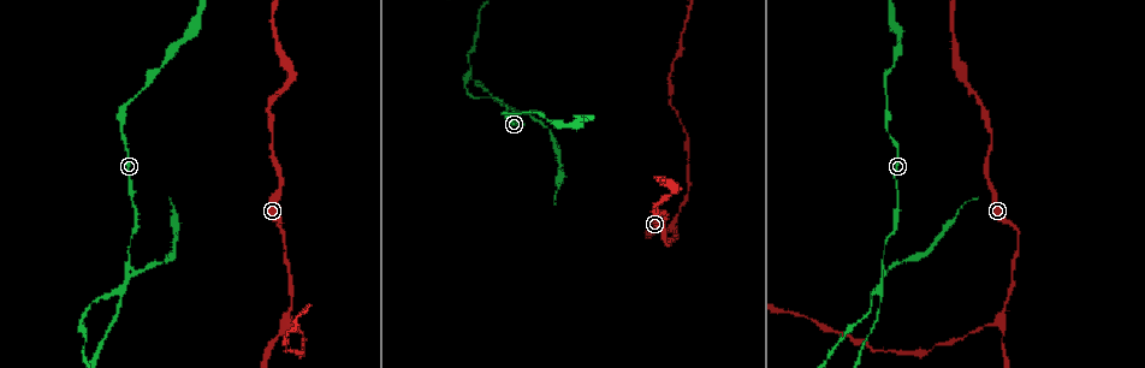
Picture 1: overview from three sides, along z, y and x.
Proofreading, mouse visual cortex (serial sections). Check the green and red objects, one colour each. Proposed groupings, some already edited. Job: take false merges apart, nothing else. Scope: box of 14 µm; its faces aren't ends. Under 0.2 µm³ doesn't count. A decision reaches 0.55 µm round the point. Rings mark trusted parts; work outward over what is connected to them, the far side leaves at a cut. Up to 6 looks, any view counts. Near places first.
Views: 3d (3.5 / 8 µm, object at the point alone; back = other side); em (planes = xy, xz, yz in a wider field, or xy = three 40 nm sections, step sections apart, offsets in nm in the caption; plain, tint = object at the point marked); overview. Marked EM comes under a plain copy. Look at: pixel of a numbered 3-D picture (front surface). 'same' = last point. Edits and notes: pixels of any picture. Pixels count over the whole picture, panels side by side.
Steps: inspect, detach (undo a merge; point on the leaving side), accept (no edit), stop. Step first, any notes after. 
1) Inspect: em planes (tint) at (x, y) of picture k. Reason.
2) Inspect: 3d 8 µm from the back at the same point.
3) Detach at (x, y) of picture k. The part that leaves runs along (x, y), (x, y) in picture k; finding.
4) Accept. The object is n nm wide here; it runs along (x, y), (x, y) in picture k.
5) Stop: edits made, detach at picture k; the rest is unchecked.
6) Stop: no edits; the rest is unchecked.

Inspect: 3d 3.5 µm at (879, 286) of picture 1. A fork.

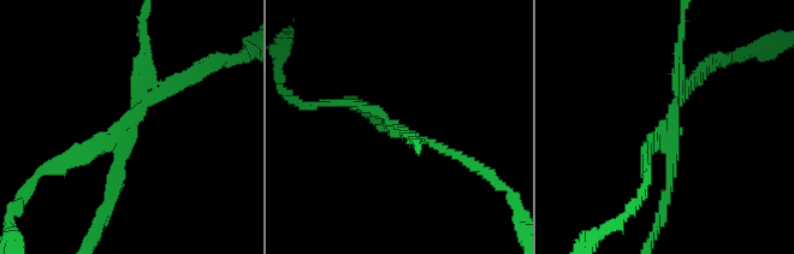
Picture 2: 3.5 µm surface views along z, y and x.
Inspect: em xy step 5 (tint) at (672, 123) of picture 2.

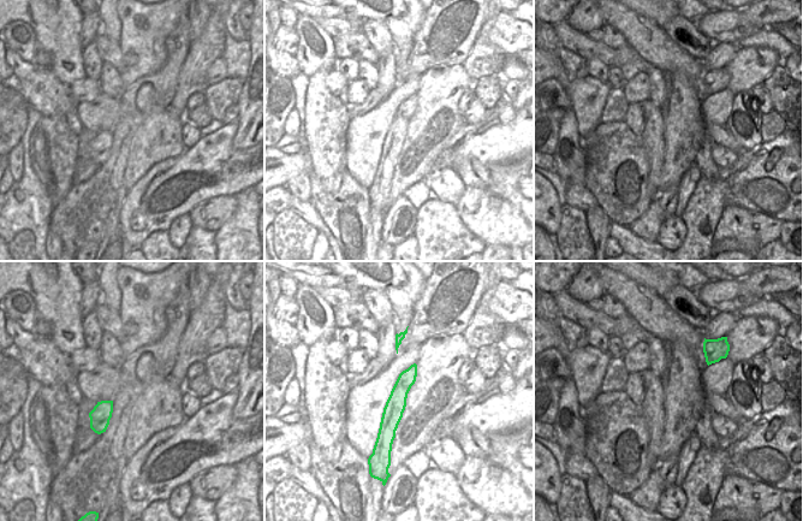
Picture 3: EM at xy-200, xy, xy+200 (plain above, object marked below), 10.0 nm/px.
Detach at (84, 155) of picture 2. A border runs along (393, 386), (409, 389) in picture 3; two cells meet here.

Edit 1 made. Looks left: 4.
Inspect: 3d 8 µm at (291, 318) of picture 1. Branch point.

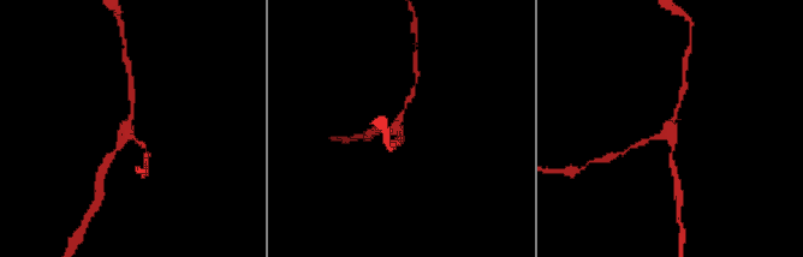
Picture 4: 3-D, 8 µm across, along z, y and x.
Inspect: 3d 3.5 µm from the back at (667, 131) of picture 4. Closer look.

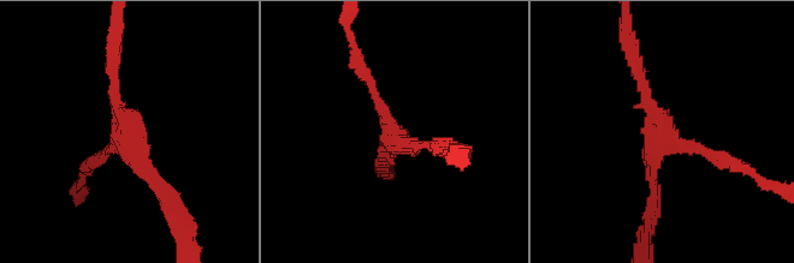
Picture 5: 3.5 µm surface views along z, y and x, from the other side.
Inspect: em xy step 2 (tint) at (124, 129) of picture 5. 3 arms meet here; the arms are 150, 150, 150 nm wide; now the EM.

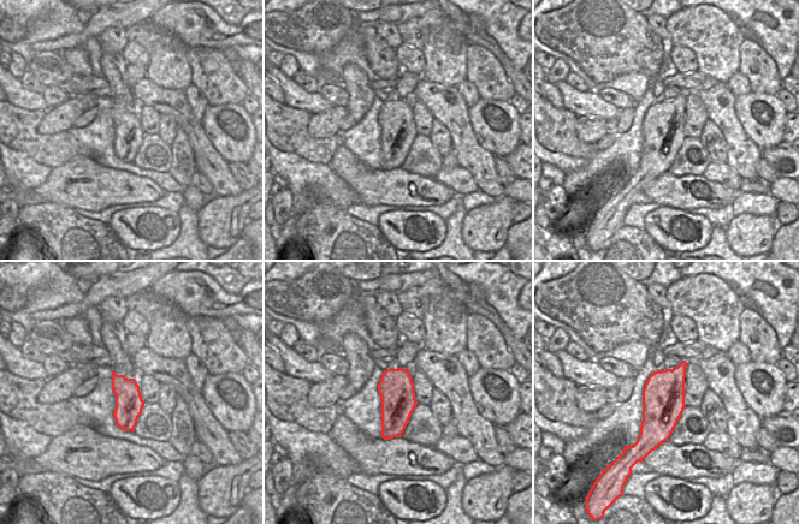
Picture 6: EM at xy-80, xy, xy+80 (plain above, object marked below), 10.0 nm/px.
Accept. The object is 360 nm wide here; it runs along (634, 60), (674, 142), (727, 160) in picture 5; continuous, no second cell.

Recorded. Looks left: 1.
Stop: edits made, detach at picture 2; the rest is unchecked.

